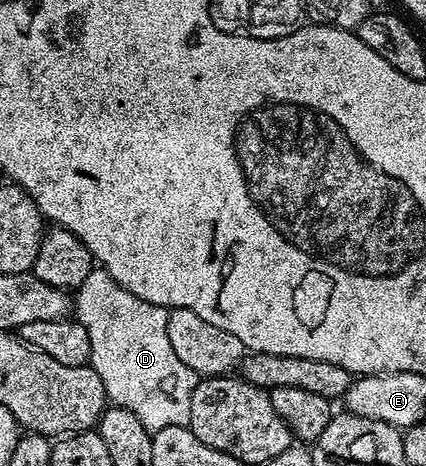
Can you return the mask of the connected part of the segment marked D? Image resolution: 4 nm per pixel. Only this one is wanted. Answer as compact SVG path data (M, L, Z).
M100 268L91 271L87 280L83 280L83 284L75 291L76 321L81 322L91 336L88 365L99 372L106 399L114 406L122 406L135 412L135 416L139 416L141 423L151 432L189 425L191 392L195 392L199 381L199 375L183 364L171 348L170 337L167 336L169 313L166 307L156 306L127 292L127 288L123 288L107 271Z

